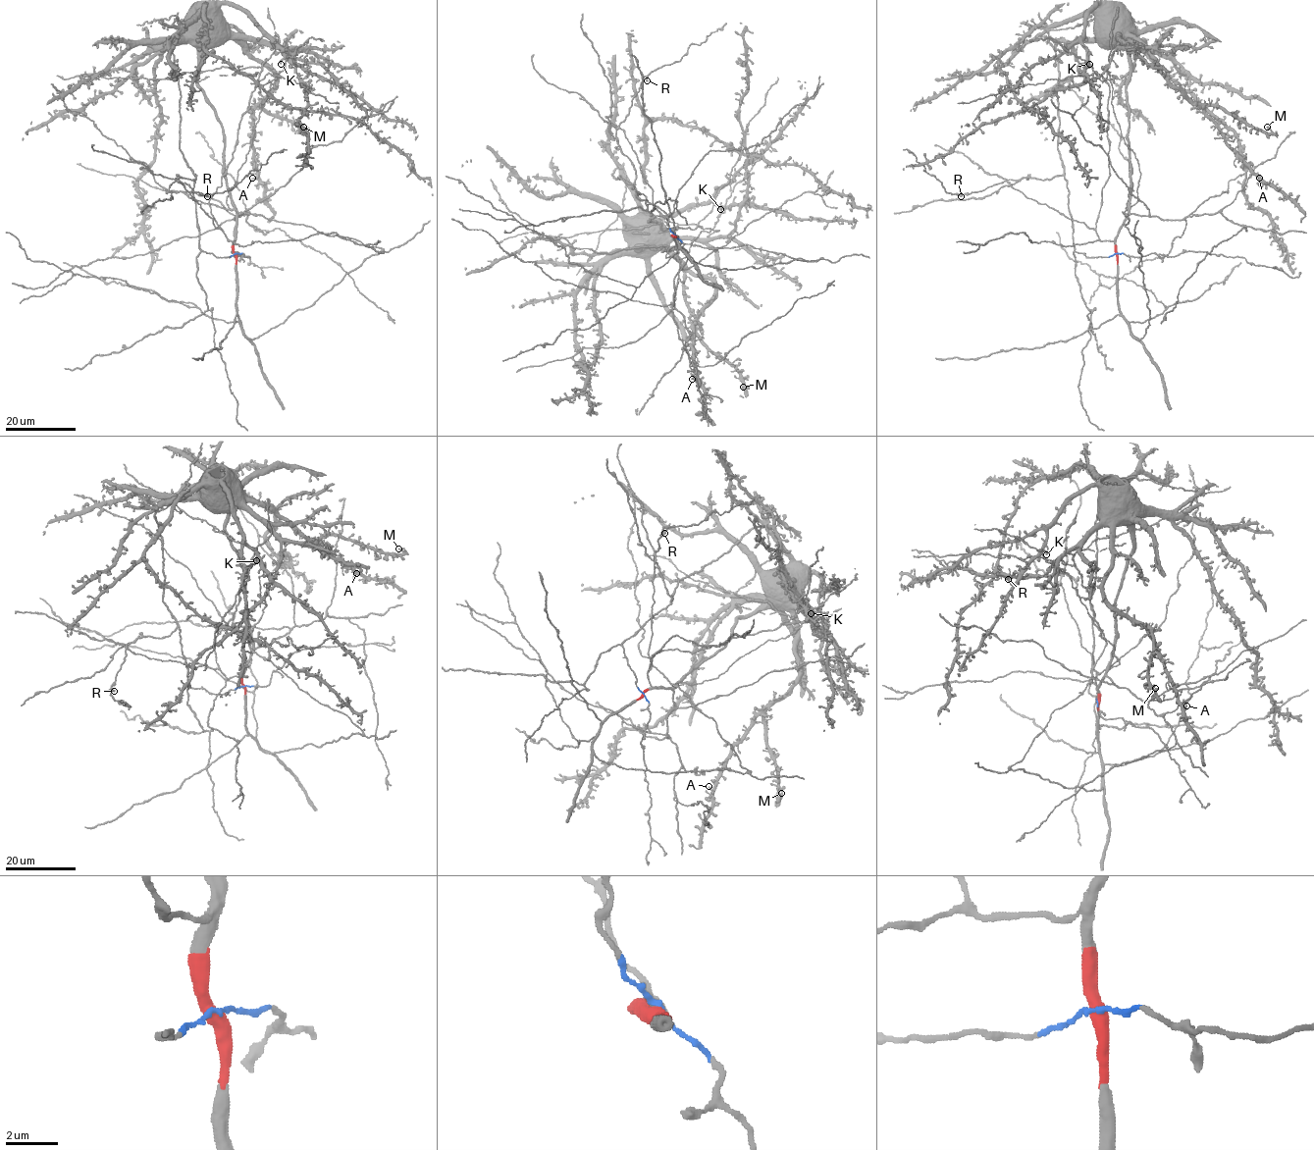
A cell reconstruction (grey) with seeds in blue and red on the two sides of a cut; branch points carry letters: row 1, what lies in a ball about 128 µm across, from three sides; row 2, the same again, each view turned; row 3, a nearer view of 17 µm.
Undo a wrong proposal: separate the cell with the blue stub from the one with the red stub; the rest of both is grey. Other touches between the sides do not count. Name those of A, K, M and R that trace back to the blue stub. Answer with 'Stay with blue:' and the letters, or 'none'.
Stay with blue: R

